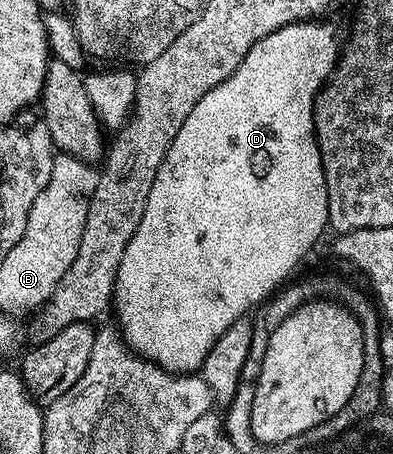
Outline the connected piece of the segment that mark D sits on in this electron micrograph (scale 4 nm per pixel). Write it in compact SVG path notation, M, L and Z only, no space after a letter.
M316 20L292 21L287 27L279 27L279 31L275 31L271 35L259 39L259 43L255 43L255 47L251 47L251 51L247 51L243 63L239 63L239 67L235 67L235 71L232 75L227 79L223 79L223 83L219 83L219 87L211 87L211 91L207 91L207 95L203 95L203 99L199 99L199 103L195 103L195 108L192 109L191 115L187 115L187 119L183 119L183 127L179 127L179 135L175 135L171 147L167 151L167 155L159 167L159 175L155 175L155 183L151 183L151 195L147 195L147 207L143 211L143 219L139 223L139 227L135 227L135 235L131 235L131 243L127 243L127 251L123 251L123 259L119 263L119 275L115 279L111 309L112 312L117 312L115 321L121 330L122 337L125 339L125 344L128 345L138 357L143 357L146 361L153 361L160 369L165 369L169 373L179 373L182 375L196 374L201 368L203 359L207 359L207 351L211 351L215 339L219 339L219 335L223 335L223 331L227 331L227 327L231 327L231 323L235 323L241 317L246 316L246 314L250 312L248 309L252 309L252 311L256 310L262 302L272 298L274 294L278 292L279 286L290 280L289 272L291 272L292 269L312 251L313 244L321 237L321 232L326 232L329 224L327 183L325 182L325 176L323 175L323 163L321 162L321 156L319 155L317 137L313 133L313 104L317 98L318 91L322 89L325 86L325 82L333 76L333 71L337 67L339 40L337 41L337 29L335 26L317 24L321 23L318 23Z

